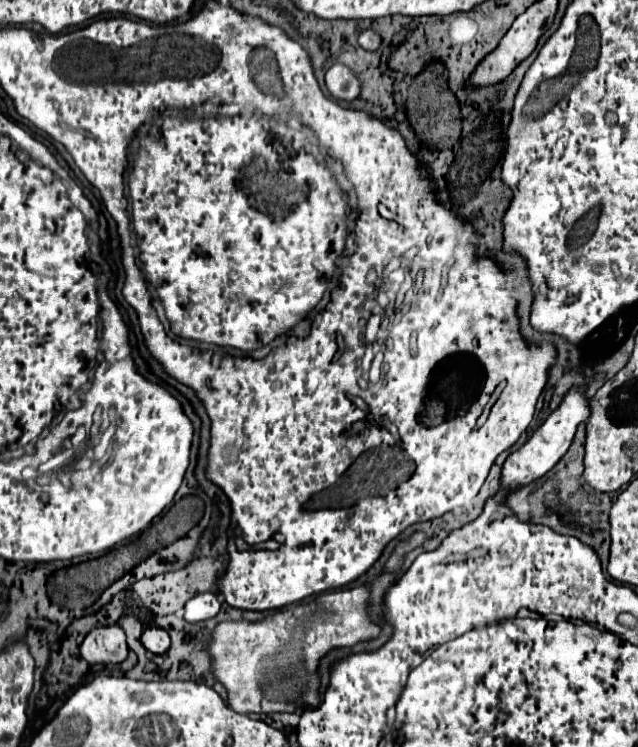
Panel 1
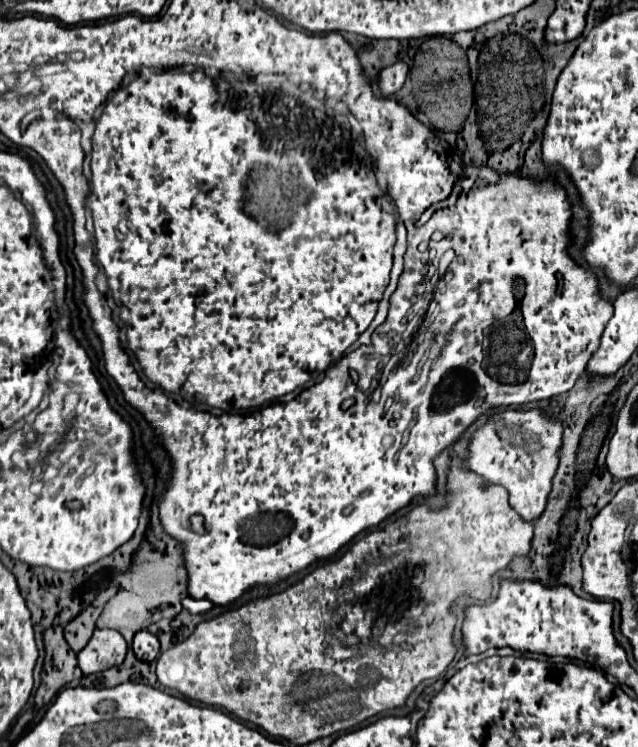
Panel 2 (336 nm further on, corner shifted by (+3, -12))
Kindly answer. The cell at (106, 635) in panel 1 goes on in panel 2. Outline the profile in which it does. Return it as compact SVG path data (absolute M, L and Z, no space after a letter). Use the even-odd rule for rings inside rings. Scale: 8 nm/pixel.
M95 630L89 644L77 654L79 668L85 676L119 666L125 660L127 642L117 630Z

